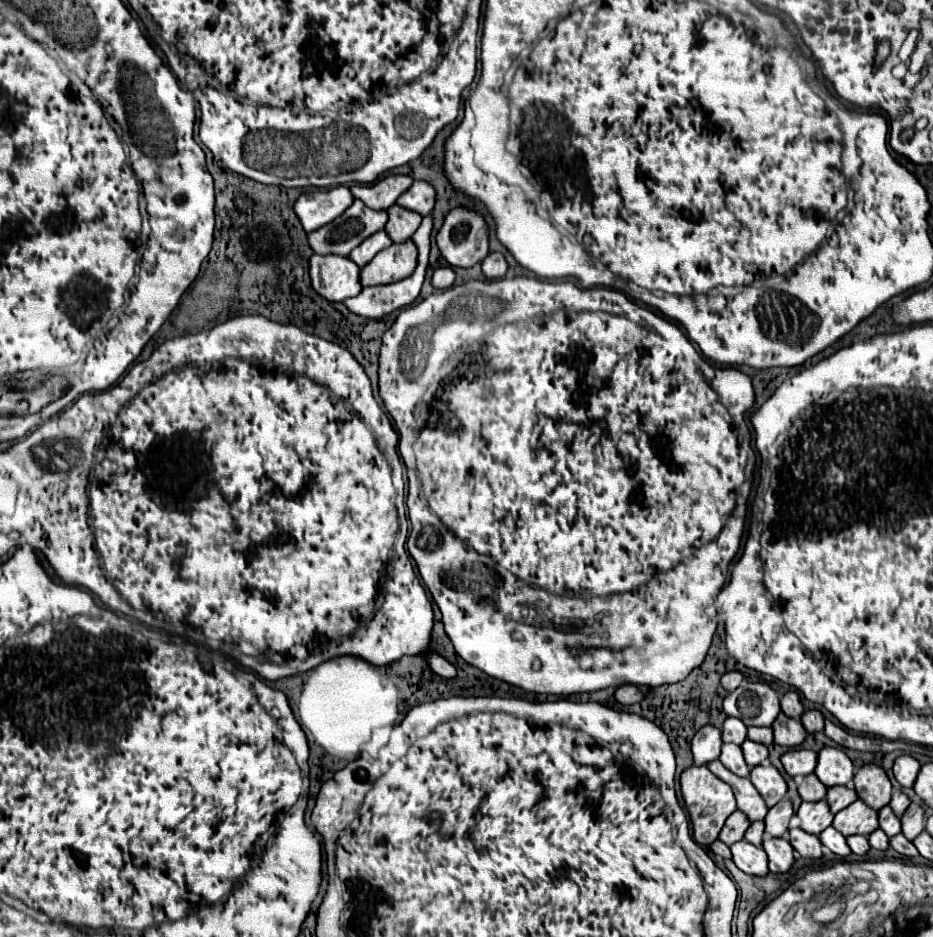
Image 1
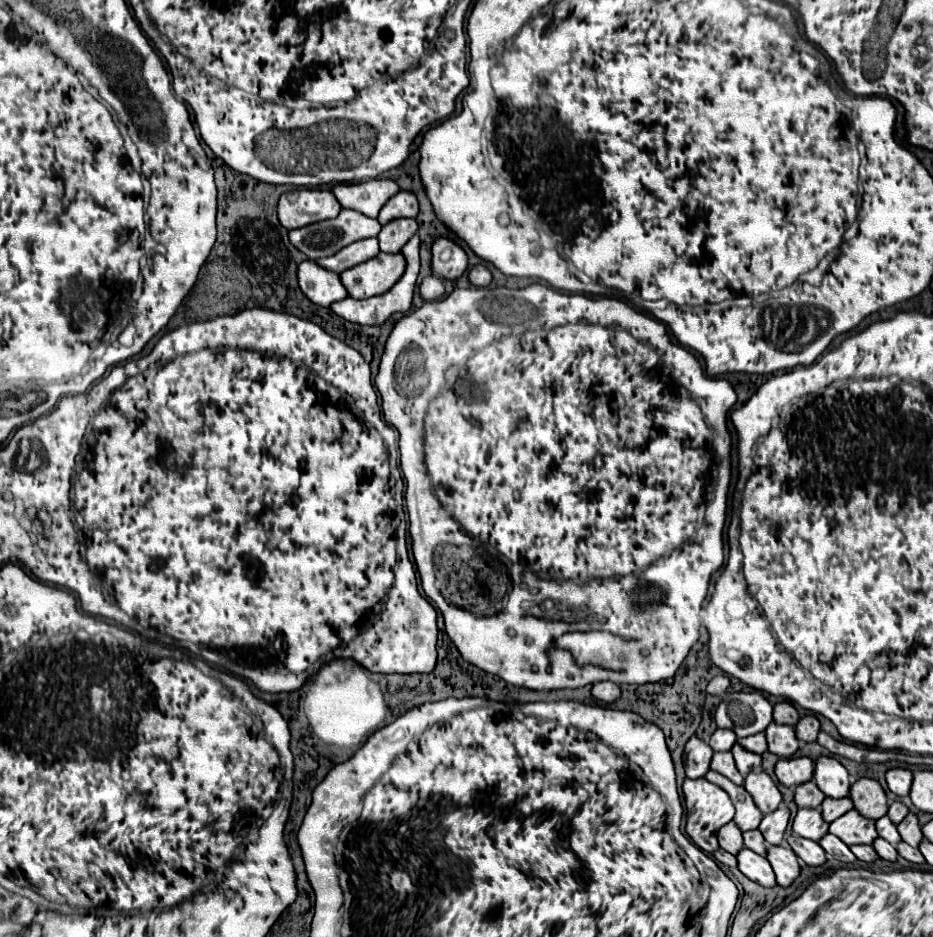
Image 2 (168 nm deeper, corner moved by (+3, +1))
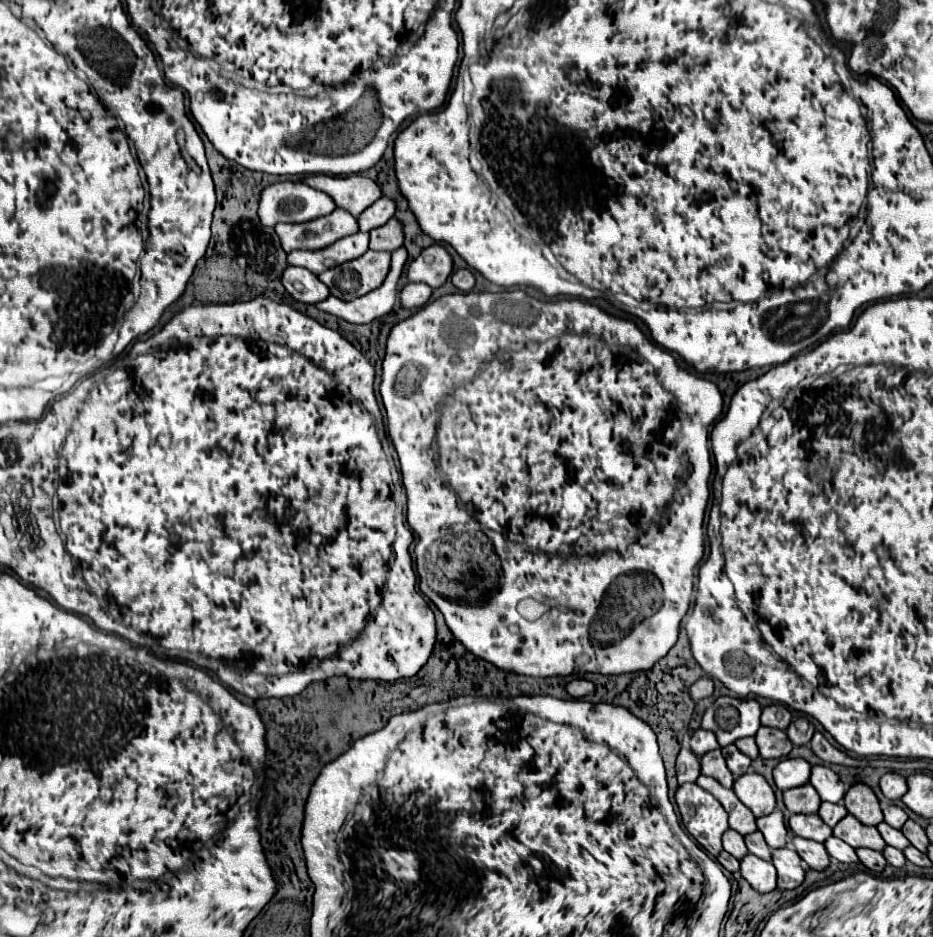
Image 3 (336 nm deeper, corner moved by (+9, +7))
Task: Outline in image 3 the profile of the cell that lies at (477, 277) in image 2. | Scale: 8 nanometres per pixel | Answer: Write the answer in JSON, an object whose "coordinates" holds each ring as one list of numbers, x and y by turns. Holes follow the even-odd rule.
{"coordinates":[[457,270,457,272,453,274,451,282,453,282,453,286,455,286,457,290,461,290,461,292,471,292,471,288,475,286,475,278,473,278,473,274,471,274,469,270]]}

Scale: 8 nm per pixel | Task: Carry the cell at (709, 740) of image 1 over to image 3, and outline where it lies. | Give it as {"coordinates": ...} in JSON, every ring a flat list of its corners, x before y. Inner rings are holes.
{"coordinates":[[681,748,679,756,677,756,677,782,687,784,687,782,695,782,701,774,701,766,699,766,699,758,689,750,689,748]]}

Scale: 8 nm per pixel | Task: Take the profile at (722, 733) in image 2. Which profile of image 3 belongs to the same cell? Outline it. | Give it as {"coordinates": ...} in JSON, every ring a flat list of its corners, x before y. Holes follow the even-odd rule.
{"coordinates":[[699,728,699,730,693,732,693,736,691,736,691,740,689,740,689,748,691,748,691,752,693,752,695,756,701,758,703,754,719,748,719,744,717,744,715,734,711,734,709,730,701,730,701,728]]}

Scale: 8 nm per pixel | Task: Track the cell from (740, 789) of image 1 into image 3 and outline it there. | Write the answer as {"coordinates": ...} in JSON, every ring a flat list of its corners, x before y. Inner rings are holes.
{"coordinates":[[699,776,697,786,707,790,709,794,713,794,721,802,721,806,729,814,729,826,733,830,737,830,741,836,747,836,757,830,753,812,745,804,741,804,741,800,735,796,733,790,719,786,719,782,715,782,715,778,707,778,707,776]]}

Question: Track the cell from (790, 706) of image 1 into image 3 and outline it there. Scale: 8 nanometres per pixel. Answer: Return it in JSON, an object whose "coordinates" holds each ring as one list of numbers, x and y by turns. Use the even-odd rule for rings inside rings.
{"coordinates":[[771,704,763,708,761,714,761,726,771,726,771,728,779,728,779,730,787,730,791,722,791,714,785,706,781,704]]}

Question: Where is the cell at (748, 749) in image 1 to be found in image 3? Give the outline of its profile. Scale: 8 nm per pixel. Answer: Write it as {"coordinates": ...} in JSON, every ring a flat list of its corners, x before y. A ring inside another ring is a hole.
{"coordinates":[[727,746,727,748,723,748,723,756,725,756,725,760,727,760,727,768,731,770,731,774,735,776,735,778,739,778,739,776,743,776,745,772,749,772,749,768,751,768,751,758,747,758,743,752,739,752,737,750,737,746]]}

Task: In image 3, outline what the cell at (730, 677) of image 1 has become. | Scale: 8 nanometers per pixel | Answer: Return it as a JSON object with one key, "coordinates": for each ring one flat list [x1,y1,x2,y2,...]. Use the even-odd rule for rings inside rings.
{"coordinates":[[701,678,697,680,691,688,689,688,689,696,697,702,701,698,709,698,713,694,713,682,709,678]]}

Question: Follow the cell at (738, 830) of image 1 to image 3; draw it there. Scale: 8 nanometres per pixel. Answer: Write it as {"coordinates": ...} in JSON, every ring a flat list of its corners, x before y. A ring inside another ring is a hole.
{"coordinates":[[727,830,727,832,723,834,723,848,725,848,731,856,735,856,737,860,741,860,743,856,749,854,743,836,741,836,741,834,735,834,735,830]]}

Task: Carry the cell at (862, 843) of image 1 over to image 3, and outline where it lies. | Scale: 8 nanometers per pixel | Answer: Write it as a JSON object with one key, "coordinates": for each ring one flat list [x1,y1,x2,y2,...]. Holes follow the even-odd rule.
{"coordinates":[[859,848,859,850,857,850,857,856,859,856,861,864,863,864,867,870,871,870,871,872,875,872,875,874,879,874,879,872,885,870,885,864,887,864,887,862,885,862,885,858,883,858,881,852,867,850,867,848]]}

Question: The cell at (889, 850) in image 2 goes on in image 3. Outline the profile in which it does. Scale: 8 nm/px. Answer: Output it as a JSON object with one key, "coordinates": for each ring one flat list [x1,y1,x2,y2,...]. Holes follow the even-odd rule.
{"coordinates":[[887,846,885,850,883,850,883,856,885,856,885,860,891,864,891,866,895,866,895,868,901,868,901,866,905,866,905,856,903,856,903,852,901,850,895,850,895,848,891,848,891,846]]}

